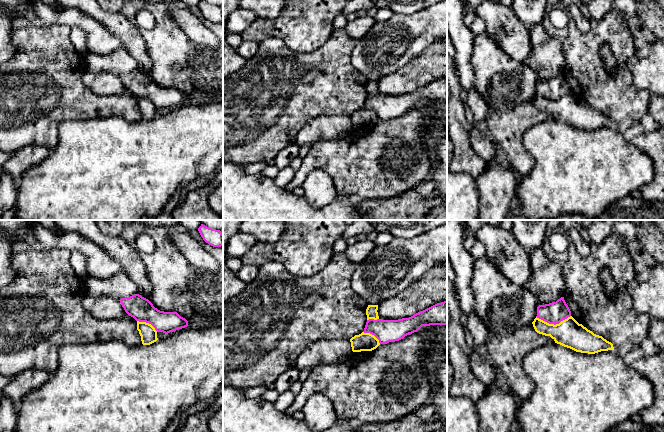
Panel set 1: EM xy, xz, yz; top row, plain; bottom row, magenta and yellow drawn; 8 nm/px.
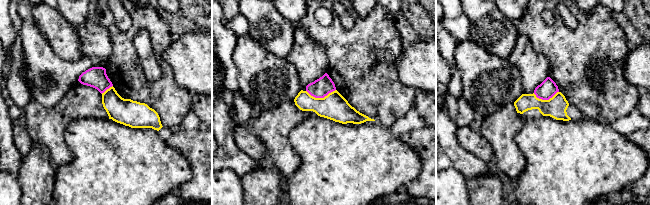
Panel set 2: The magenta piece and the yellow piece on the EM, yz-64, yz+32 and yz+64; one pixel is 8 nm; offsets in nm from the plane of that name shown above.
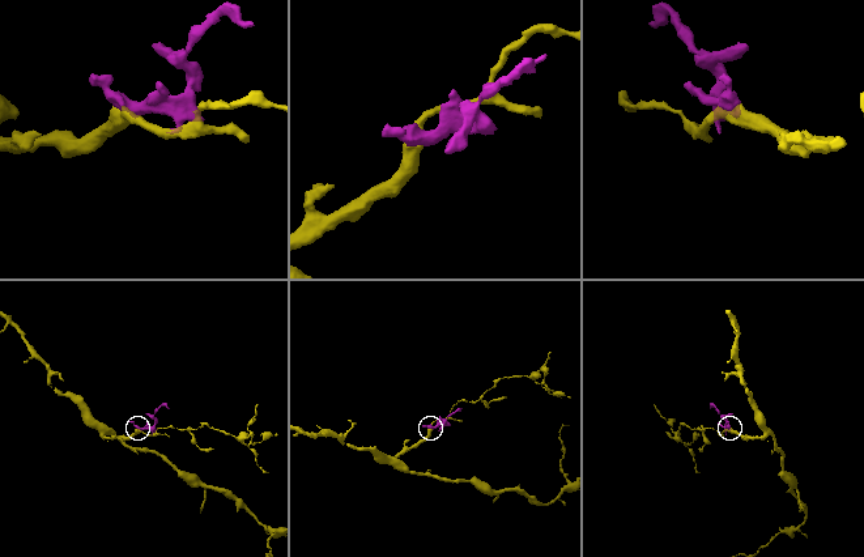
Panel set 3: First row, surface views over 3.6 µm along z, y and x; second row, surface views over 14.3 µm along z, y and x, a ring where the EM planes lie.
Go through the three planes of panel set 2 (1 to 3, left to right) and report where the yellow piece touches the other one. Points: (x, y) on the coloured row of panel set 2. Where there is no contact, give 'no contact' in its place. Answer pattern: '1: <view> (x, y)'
1: yz-64 (106, 89)
2: yz+32 (320, 97)
3: yz+64 (545, 99)

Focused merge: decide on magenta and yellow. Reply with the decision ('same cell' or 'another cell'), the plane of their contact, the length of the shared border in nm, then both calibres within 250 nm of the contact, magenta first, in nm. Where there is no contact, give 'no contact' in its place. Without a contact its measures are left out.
another cell | yz | 280 nm | 180/220 nm

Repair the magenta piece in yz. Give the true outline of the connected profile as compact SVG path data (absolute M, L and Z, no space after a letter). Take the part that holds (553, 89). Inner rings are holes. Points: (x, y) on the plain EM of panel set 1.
M561 73L556 78L537 83L537 94L549 99L559 100L561 97L571 92L571 87L566 80L564 73Z

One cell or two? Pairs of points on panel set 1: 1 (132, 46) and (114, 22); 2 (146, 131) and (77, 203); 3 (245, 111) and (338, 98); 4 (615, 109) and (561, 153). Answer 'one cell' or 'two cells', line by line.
1: one cell
2: one cell
3: one cell
4: two cells

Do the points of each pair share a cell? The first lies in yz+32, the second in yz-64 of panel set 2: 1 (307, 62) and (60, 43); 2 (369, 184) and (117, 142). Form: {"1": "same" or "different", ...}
{"1": "different", "2": "same"}

